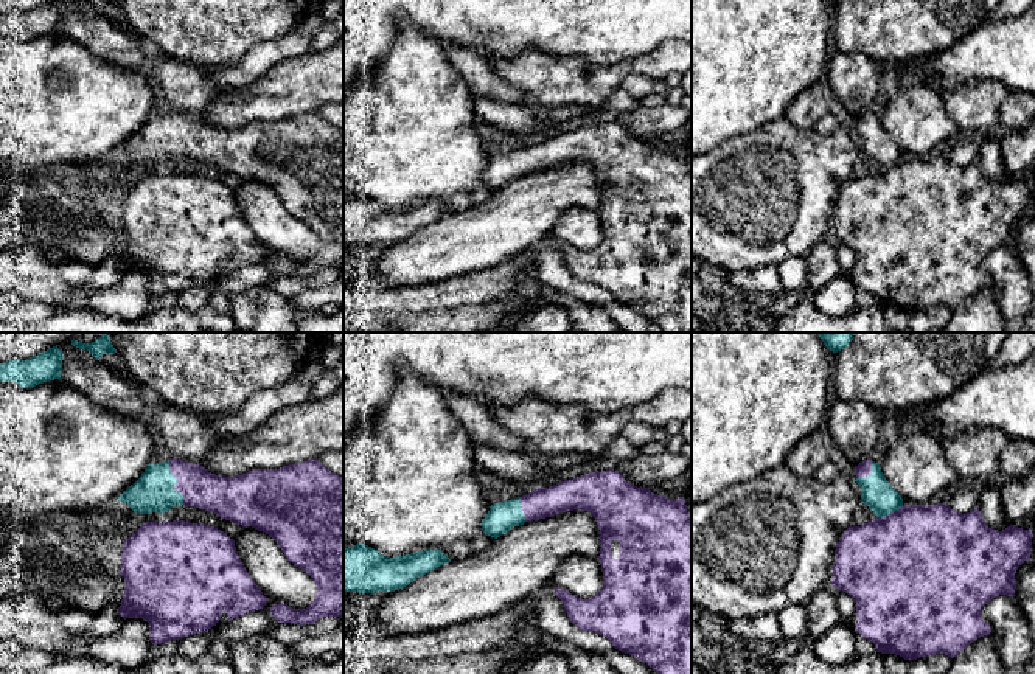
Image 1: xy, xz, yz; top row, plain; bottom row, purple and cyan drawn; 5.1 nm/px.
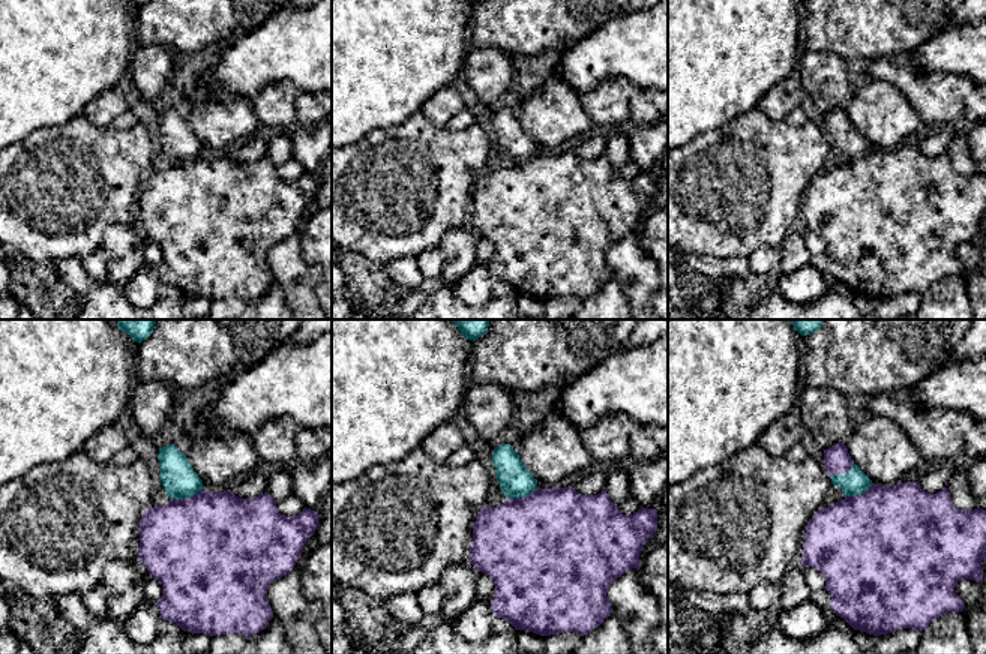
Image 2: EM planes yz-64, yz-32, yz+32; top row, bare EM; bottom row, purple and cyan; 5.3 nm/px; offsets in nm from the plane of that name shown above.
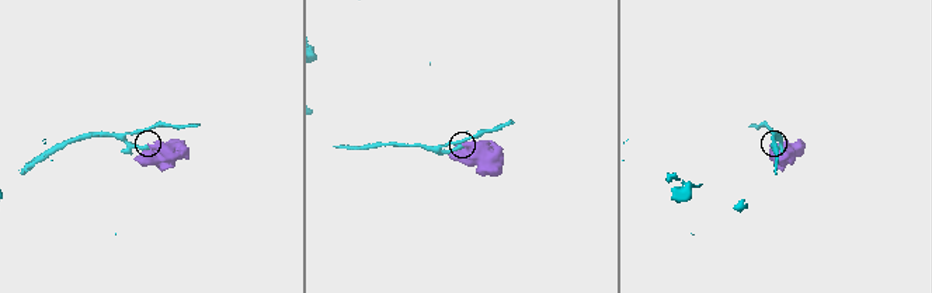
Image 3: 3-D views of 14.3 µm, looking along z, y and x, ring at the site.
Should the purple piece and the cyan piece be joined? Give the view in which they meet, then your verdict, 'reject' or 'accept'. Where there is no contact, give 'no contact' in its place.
contact in xy; accept

